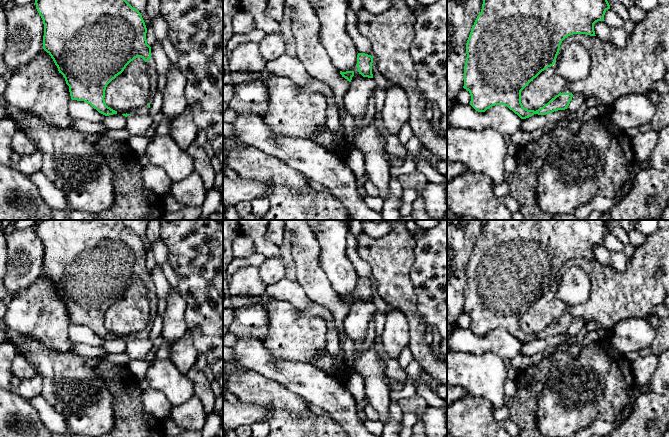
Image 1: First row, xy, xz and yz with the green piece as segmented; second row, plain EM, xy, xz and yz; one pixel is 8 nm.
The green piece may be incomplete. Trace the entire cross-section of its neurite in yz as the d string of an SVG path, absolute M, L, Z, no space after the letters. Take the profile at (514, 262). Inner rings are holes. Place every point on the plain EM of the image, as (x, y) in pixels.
M484 220L481 236L472 250L466 267L463 312L471 319L470 329L478 336L485 336L495 329L505 329L521 343L529 342L534 338L546 339L567 333L574 319L568 309L583 304L589 299L591 283L587 273L579 266L568 269L561 277L560 269L565 262L573 258L596 260L594 248L604 245L608 233L610 229L605 220ZM551 290L555 297L565 304L565 311L538 334L524 332L521 327L521 315Z

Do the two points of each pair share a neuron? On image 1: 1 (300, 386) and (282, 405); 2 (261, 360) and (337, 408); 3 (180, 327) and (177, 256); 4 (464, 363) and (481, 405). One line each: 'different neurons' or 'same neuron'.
1: different neurons
2: same neuron
3: different neurons
4: different neurons

